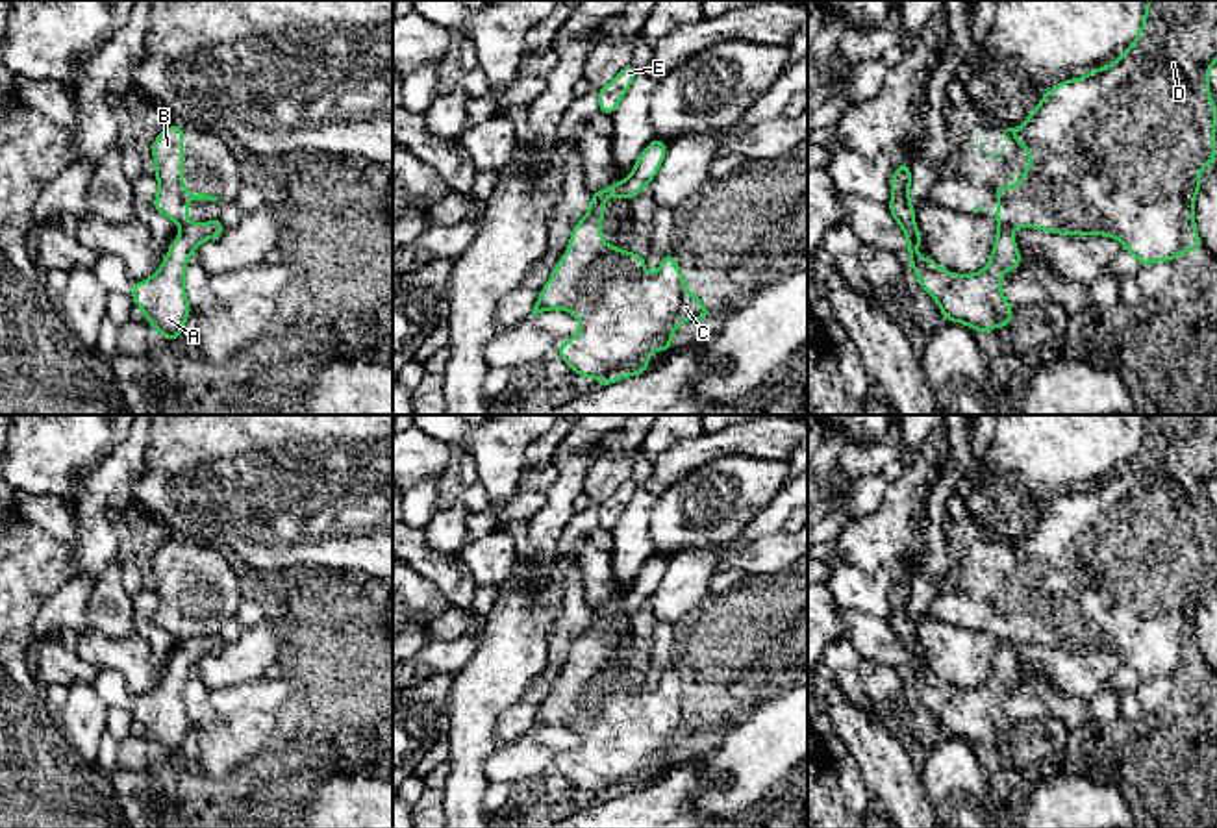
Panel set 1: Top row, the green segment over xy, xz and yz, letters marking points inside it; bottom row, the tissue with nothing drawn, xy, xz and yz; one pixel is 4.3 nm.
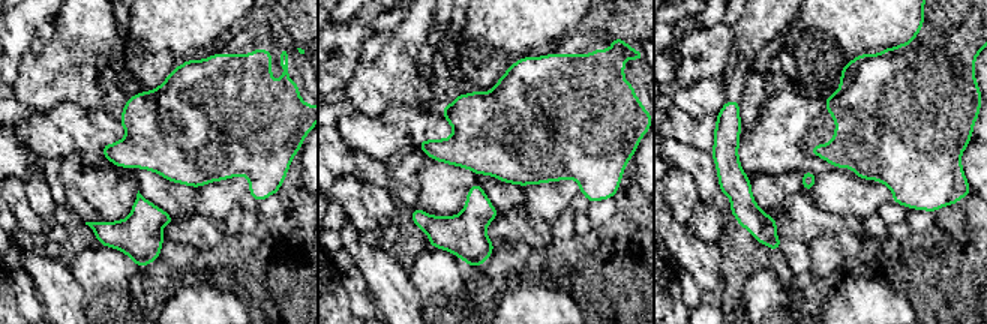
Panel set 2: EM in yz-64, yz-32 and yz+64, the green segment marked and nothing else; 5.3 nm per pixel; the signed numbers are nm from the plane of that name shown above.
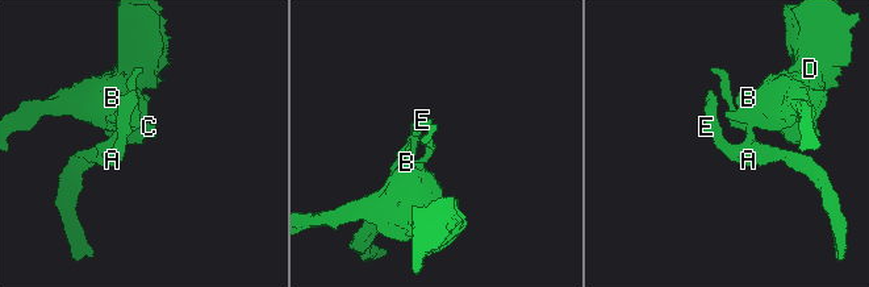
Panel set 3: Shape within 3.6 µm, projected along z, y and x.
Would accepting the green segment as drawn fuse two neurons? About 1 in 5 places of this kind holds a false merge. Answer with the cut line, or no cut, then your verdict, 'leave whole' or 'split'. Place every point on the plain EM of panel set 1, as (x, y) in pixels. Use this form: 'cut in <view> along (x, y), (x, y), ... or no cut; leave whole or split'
cut in yz along (999, 638), (1010, 643); split

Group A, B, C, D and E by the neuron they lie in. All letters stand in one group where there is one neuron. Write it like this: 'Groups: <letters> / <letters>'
Groups: A E / B C D

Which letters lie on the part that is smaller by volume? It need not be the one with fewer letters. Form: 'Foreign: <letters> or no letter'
Foreign: A, E

